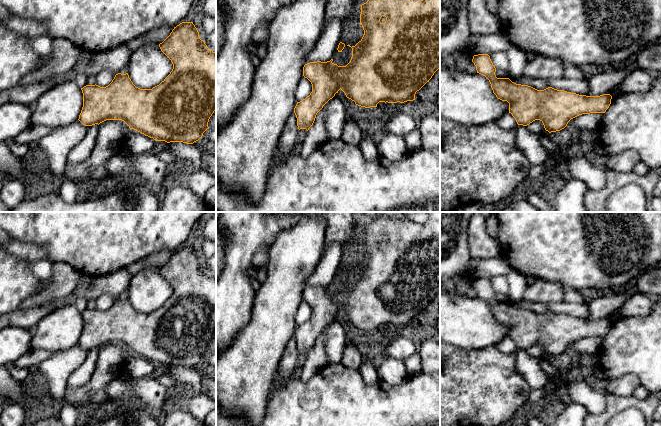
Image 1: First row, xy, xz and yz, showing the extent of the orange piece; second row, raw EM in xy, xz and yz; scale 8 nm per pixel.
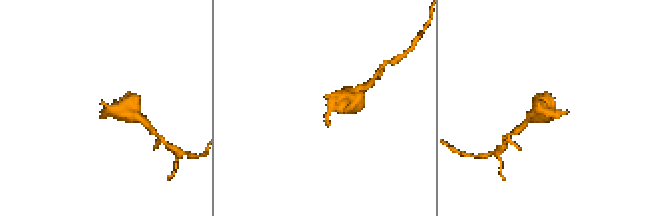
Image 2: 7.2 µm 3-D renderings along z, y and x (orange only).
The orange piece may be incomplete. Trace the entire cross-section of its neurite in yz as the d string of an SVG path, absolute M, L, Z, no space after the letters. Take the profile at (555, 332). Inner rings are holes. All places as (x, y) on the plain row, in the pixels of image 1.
M488 278L474 279L472 286L477 297L485 300L496 321L509 327L509 337L518 349L527 350L540 344L549 357L564 353L568 346L582 338L605 337L612 320L586 320L548 311L537 314L528 309L497 302L496 292Z

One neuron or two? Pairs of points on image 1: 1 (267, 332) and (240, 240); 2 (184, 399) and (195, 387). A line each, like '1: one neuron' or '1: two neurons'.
1: two neurons
2: two neurons

